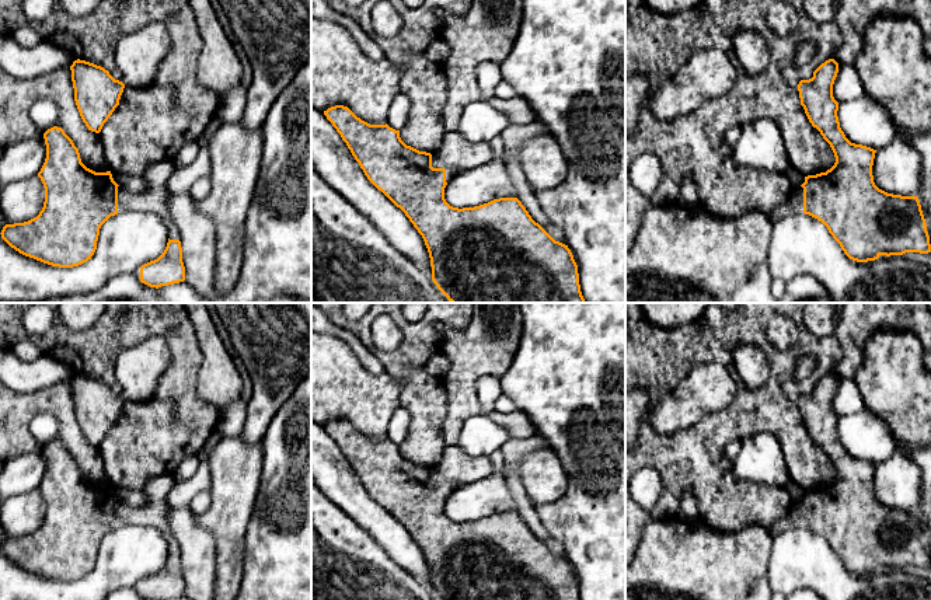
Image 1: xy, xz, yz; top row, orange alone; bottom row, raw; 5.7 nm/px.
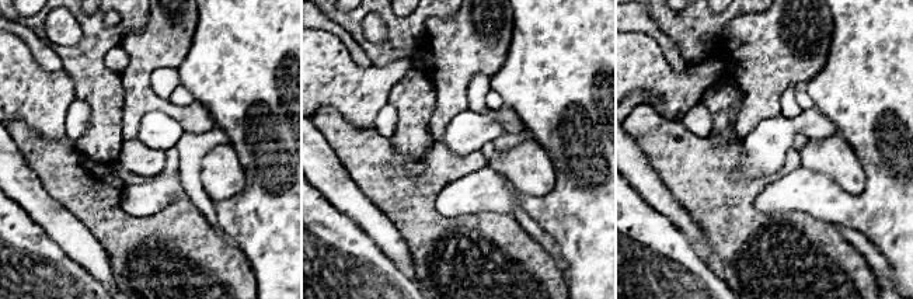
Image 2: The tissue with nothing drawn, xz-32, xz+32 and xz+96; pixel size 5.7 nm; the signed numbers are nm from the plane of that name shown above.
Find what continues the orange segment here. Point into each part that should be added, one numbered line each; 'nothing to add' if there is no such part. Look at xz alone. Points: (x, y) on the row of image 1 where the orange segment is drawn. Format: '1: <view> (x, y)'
1: xz (488, 31)

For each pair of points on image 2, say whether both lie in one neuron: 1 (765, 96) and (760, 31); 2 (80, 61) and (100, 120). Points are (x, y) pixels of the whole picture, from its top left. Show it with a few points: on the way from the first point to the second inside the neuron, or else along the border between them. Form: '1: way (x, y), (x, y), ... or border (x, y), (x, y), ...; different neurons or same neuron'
1: way (763, 80), (763, 54), (760, 47); same neuron
2: way (90, 75), (100, 87), (100, 105); same neuron

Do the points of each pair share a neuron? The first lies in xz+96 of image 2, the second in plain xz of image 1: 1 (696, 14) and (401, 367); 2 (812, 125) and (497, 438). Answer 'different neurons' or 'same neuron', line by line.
1: same neuron
2: same neuron

